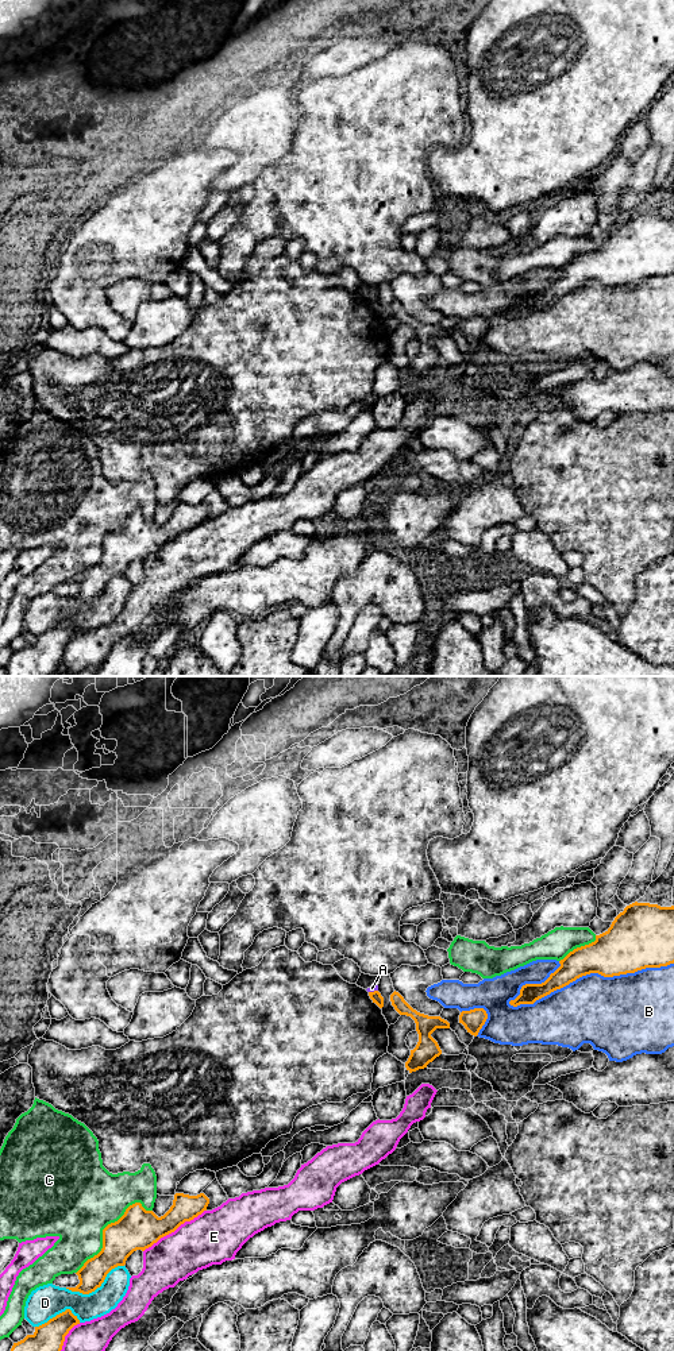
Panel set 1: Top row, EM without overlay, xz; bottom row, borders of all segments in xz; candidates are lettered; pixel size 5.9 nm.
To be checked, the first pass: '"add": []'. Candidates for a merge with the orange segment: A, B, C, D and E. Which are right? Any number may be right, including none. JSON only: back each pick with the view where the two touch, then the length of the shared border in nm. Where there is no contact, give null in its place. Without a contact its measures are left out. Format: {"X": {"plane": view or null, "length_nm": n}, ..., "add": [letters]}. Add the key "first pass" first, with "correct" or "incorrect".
{"first pass": "correct", "add": []}

